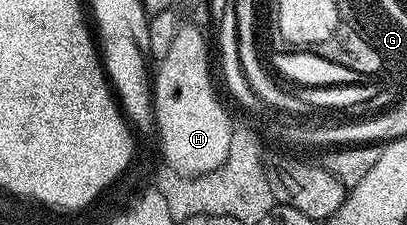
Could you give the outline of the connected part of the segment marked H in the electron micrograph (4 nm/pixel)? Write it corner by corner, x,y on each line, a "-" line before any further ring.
181,25
174,33
174,42
170,45
166,57
158,61
160,67
154,71
154,86
151,98
154,100
154,123
160,126
158,138
166,149
166,163
173,172
186,175
204,175
222,166
230,153
234,123
226,108
216,96
216,87
212,84
212,71
208,68
208,39
196,27

